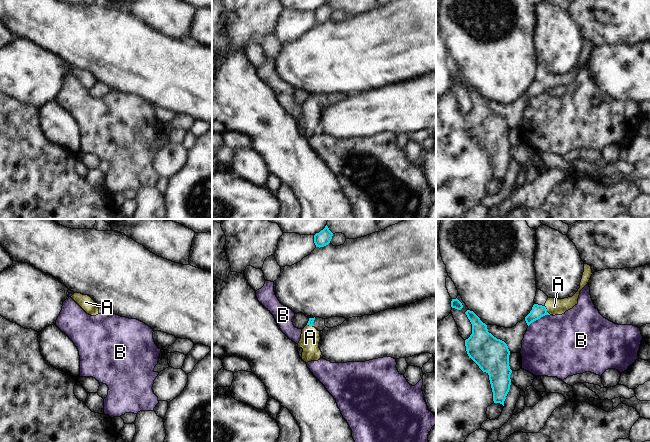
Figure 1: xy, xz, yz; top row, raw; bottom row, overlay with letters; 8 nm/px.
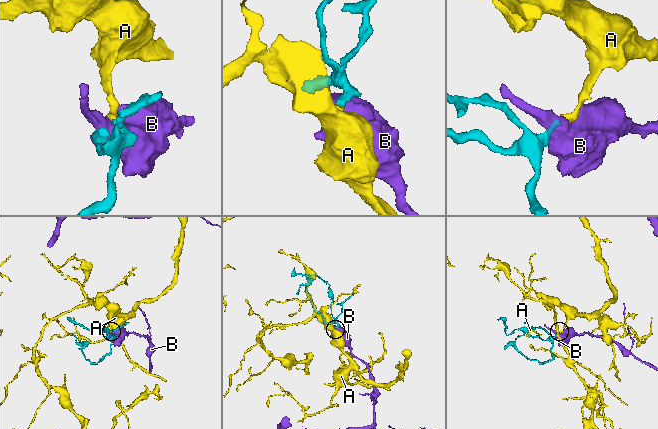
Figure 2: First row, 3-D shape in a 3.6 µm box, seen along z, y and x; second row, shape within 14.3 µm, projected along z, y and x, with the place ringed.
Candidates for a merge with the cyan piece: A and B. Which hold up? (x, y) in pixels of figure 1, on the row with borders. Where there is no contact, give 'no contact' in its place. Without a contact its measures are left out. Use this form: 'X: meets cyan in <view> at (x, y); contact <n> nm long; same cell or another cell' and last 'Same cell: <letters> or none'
A: meets cyan in yz at (546, 310); contact 90 nm long; same cell
B: meets cyan in yz at (538, 318); contact 200 nm long; another cell
Same cell: A

